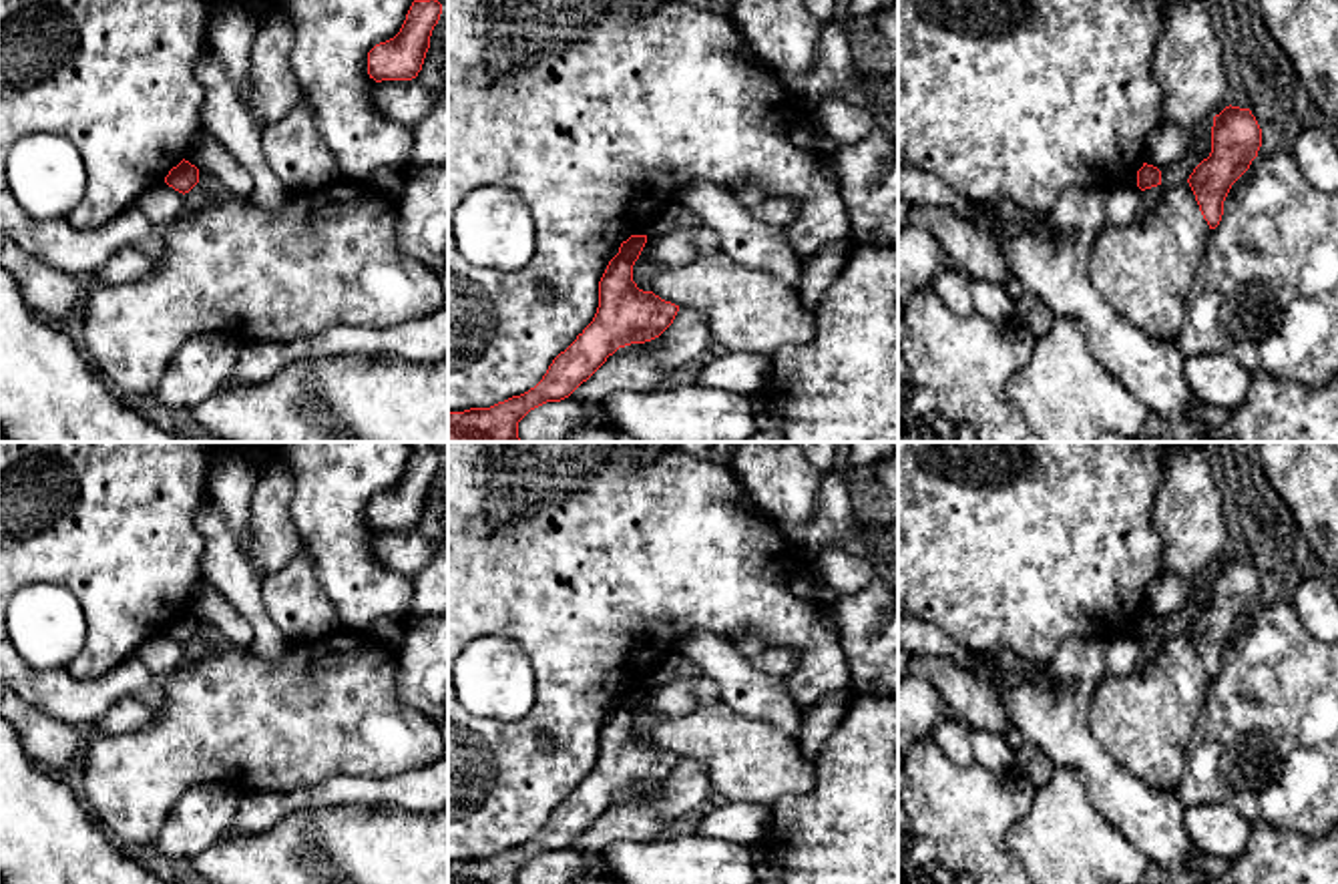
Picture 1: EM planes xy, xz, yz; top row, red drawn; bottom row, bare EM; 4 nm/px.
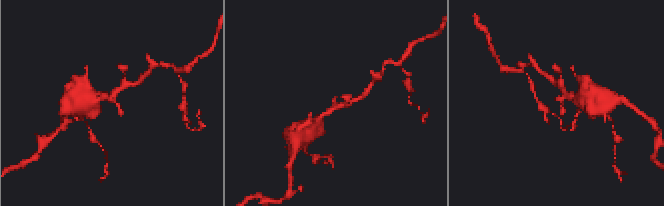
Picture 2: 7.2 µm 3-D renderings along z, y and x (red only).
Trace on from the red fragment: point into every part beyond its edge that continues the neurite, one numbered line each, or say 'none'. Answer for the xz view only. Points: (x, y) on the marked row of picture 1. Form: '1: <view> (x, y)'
none

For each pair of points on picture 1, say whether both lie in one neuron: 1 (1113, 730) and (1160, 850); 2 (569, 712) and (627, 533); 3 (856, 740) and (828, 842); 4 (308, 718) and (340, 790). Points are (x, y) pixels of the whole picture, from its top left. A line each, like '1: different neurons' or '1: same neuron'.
1: different neurons
2: same neuron
3: same neuron
4: different neurons

